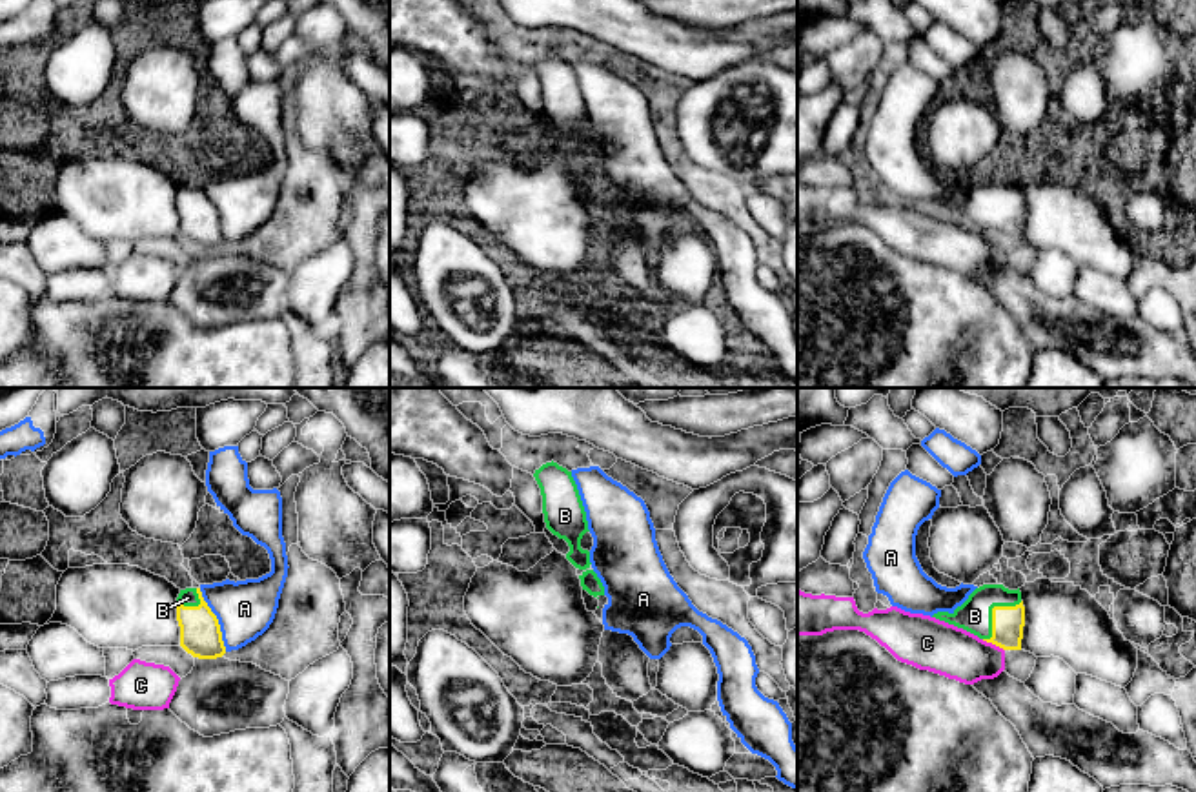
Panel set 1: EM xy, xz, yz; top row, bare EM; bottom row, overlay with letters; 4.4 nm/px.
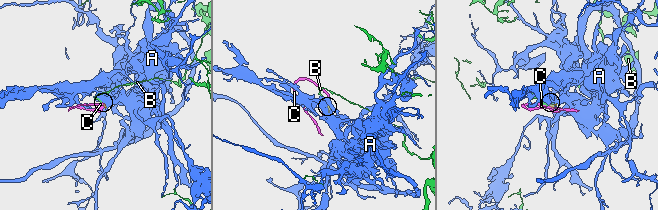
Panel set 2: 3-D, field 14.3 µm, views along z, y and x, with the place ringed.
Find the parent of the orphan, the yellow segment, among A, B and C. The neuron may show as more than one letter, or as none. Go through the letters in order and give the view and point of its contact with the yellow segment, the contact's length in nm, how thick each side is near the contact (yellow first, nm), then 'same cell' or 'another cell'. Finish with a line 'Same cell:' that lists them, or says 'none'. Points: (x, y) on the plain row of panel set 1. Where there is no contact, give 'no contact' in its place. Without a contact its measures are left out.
A: contact xy (217, 212); length 300 nm; calibres 180 and 260 nm; another cell
B: contact yz (993, 204); length 240 nm; calibres 140 and 150 nm; same cell
C: contact yz (993, 235); length 120 nm; calibres 140 and 220 nm; another cell
Same cell: B

